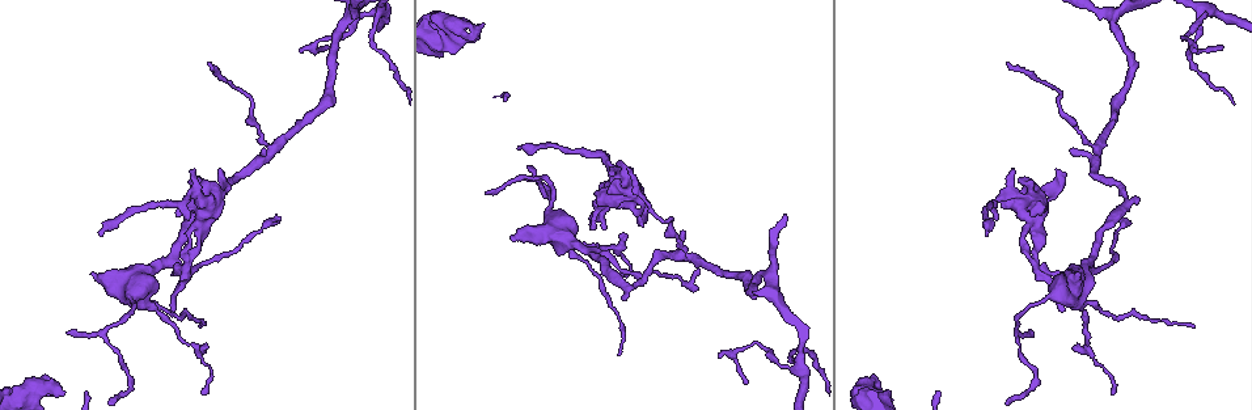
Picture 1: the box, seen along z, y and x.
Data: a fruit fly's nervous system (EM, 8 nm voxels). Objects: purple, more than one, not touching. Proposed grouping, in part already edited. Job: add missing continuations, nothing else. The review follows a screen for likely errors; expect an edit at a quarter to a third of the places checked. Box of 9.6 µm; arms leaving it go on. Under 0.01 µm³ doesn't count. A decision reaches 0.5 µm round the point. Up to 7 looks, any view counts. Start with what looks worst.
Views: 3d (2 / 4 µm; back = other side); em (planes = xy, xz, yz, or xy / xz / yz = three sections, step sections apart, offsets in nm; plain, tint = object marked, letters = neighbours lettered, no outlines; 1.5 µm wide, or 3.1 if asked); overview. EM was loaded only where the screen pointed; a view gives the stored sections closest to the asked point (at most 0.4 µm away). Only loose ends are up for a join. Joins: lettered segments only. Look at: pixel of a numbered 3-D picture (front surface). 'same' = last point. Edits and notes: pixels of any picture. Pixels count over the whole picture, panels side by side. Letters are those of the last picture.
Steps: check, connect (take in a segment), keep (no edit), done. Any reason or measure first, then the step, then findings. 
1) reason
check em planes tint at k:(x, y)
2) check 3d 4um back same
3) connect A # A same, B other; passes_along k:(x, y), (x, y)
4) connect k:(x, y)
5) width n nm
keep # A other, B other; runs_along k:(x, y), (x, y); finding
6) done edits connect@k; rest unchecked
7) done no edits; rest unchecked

tapers out
check 3d 4um at 1:(988, 233)

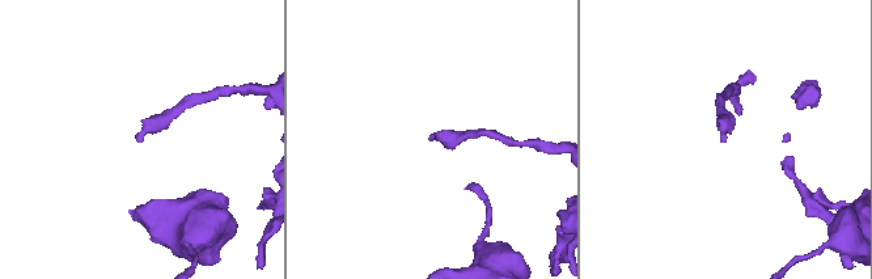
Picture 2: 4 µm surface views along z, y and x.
check em yz step 4 letters at 2:(432, 137)

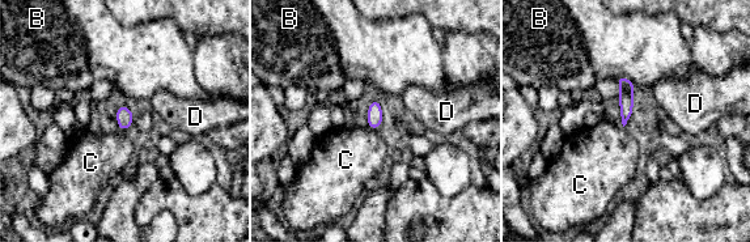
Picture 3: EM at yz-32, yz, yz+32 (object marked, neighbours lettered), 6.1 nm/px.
keep # B other, C other, D other; border 3:(369, 126), (376, 130); no lettered segment goes on from it

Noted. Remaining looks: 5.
stops while still wide
check 3d 2um at 1:(174, 212)

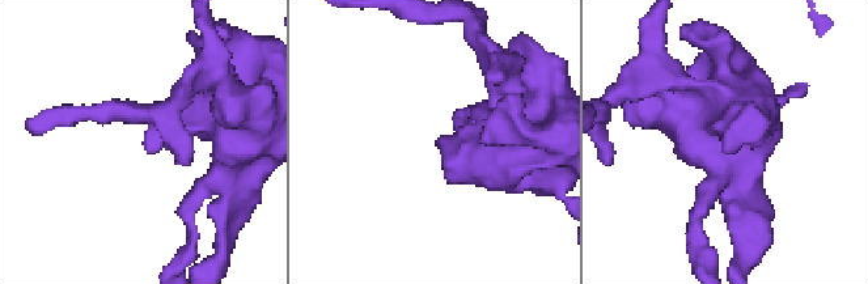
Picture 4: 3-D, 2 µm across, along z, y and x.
check em yz step 8 plain at 4:(151, 150)

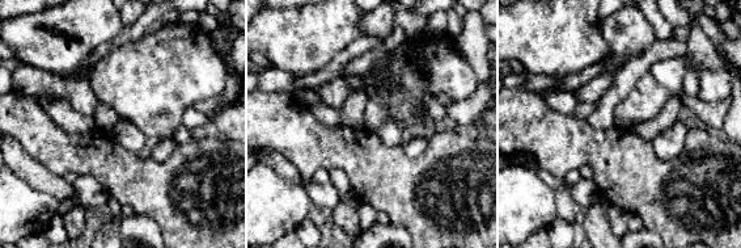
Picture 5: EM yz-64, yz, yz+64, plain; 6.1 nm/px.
check em yz step 8 letters same

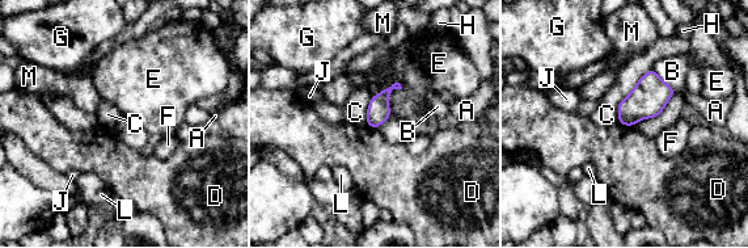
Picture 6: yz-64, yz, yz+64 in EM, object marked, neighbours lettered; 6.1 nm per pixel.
keep # A other, B other, C other, D other, E other, F other, G other, H other, J other, L other, M other; border 6:(618, 122), (633, 126); none of them fits

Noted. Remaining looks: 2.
thick end
check em planes plain at 1:(1074, 272)

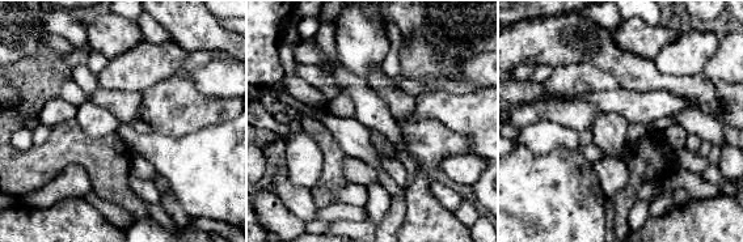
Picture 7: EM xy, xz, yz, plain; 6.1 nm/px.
what lies round it
check em planes letters same

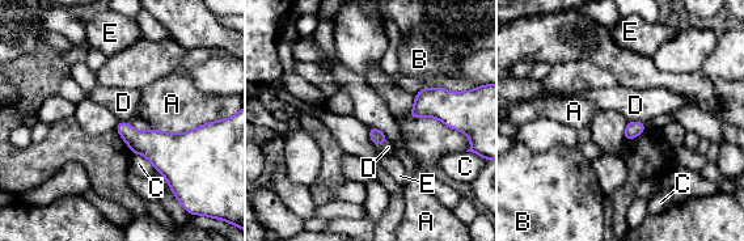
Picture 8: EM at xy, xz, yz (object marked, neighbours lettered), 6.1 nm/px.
keep # A other, B other, C other, D other, E other; border 8:(629, 121), (641, 121), (643, 123); no lettered segment goes on from it

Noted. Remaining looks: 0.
done no edits; rest unchecked

